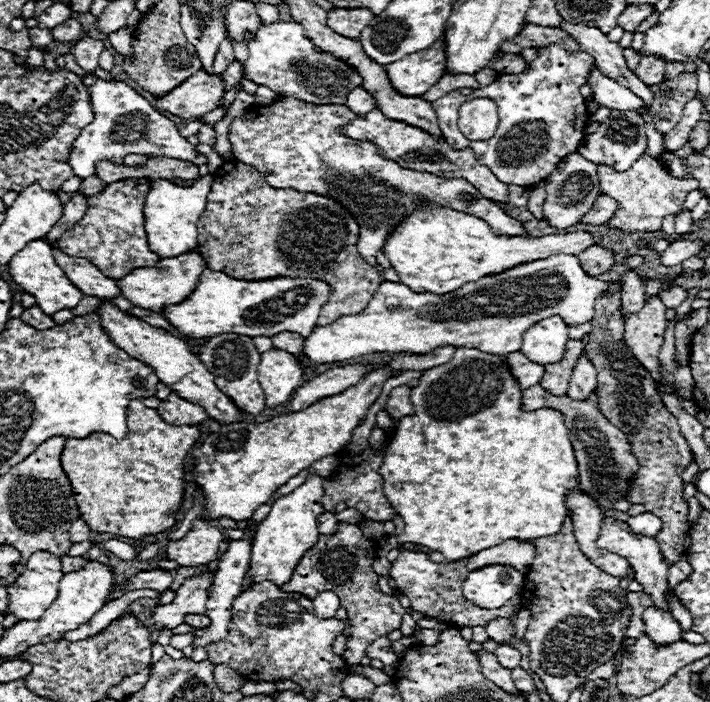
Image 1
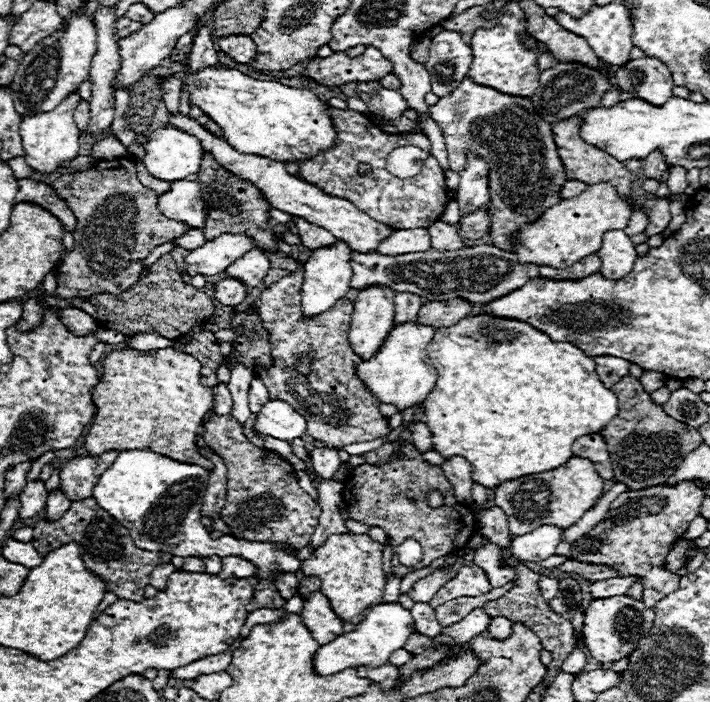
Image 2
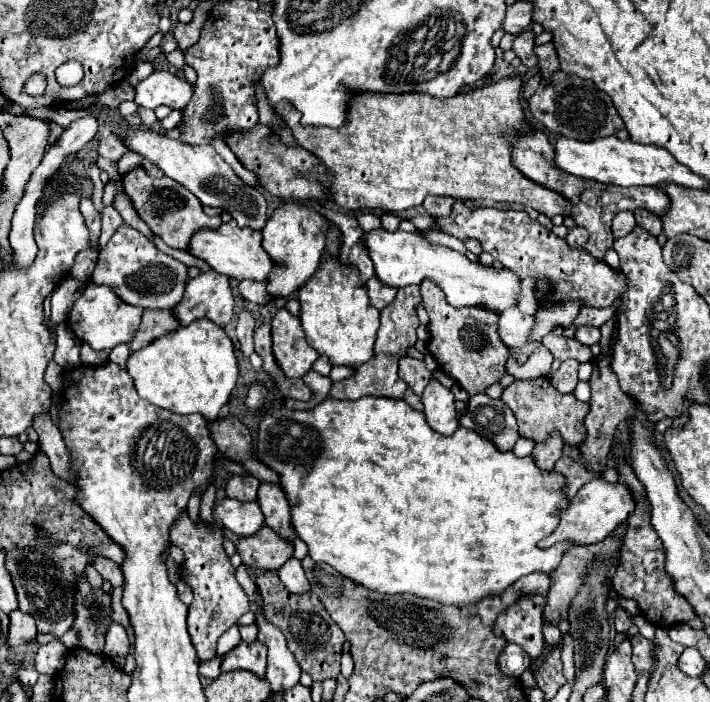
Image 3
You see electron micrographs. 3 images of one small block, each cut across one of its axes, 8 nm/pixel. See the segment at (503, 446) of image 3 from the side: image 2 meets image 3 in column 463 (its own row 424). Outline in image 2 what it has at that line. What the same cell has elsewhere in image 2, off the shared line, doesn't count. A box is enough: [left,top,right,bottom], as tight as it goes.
[410,422,432,452]

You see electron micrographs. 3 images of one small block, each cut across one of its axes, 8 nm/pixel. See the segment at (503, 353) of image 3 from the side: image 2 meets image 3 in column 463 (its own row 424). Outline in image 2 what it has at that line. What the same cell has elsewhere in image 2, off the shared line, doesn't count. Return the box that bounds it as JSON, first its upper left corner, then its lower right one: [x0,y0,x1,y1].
[250,266,390,446]

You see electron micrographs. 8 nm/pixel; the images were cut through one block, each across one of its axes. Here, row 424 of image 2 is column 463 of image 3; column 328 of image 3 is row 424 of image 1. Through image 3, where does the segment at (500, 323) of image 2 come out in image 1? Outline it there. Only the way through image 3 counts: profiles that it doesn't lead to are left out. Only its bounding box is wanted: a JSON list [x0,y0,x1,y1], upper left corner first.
[376,348,578,562]

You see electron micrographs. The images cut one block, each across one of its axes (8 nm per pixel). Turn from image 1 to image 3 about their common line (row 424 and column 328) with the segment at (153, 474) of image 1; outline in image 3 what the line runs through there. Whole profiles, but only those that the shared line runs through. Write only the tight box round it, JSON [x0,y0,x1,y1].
[274,76,570,218]

